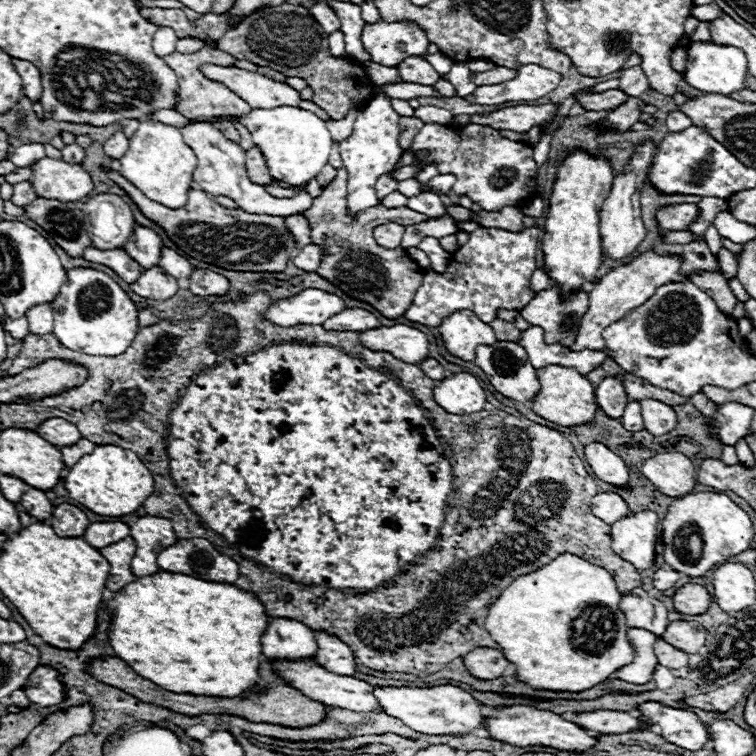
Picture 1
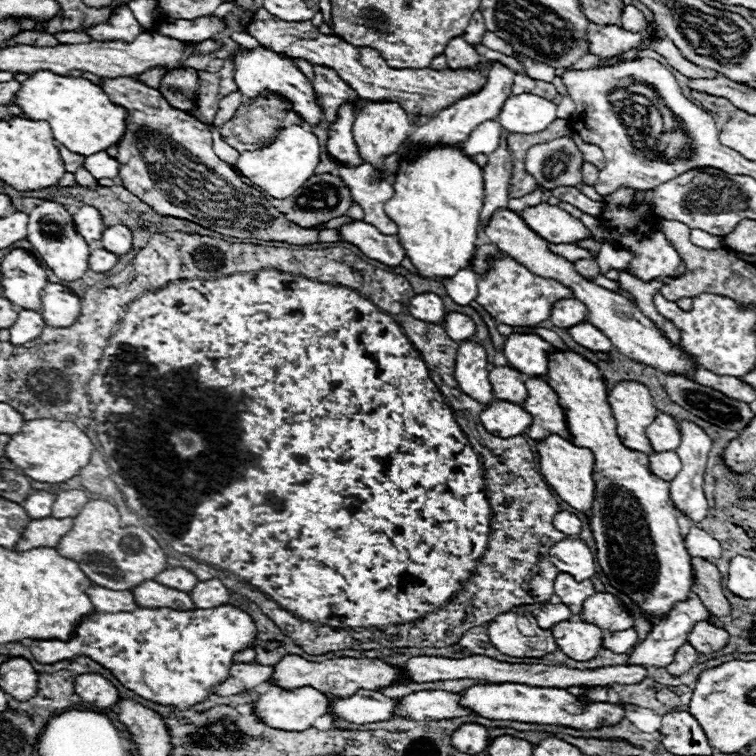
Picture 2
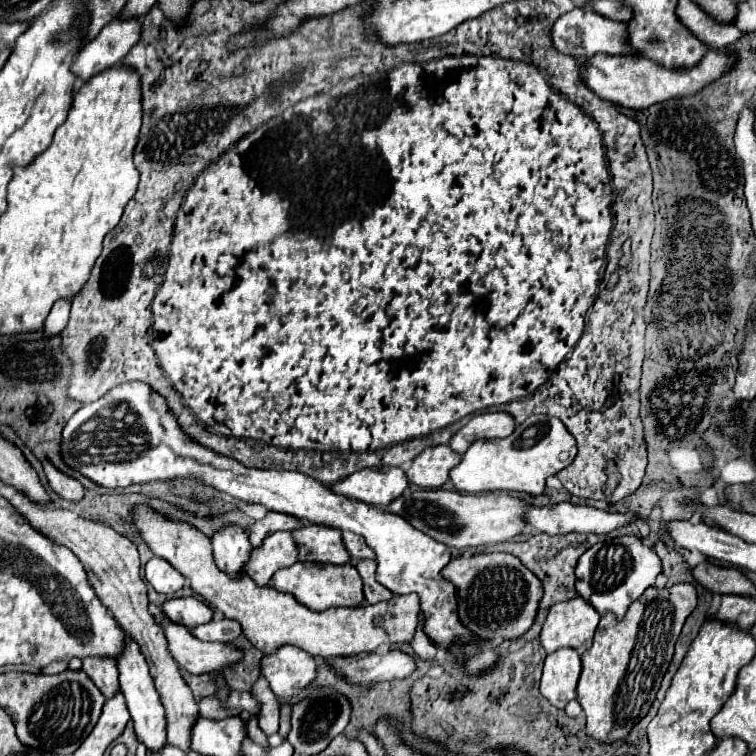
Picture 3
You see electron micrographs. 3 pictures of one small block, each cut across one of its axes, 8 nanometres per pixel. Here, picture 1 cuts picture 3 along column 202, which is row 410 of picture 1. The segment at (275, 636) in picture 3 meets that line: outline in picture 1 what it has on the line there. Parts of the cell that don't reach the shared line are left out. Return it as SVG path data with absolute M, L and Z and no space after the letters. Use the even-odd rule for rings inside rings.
M546 366L538 370L538 380L540 380L540 392L538 396L532 400L532 410L558 424L558 426L582 426L592 422L592 418L596 416L598 404L596 404L596 396L594 396L594 386L582 376L578 374L574 368L566 368L566 366Z

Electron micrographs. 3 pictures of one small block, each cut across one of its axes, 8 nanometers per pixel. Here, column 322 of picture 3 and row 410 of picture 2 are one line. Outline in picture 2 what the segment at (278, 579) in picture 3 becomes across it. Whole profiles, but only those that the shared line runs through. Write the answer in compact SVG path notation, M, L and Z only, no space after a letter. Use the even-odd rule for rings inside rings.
M556 350L550 354L546 382L558 394L558 402L566 414L572 442L576 446L592 450L594 460L596 460L594 462L596 496L594 496L592 510L590 510L590 522L592 522L590 528L592 528L592 534L596 540L598 564L600 564L602 572L606 572L608 582L616 590L626 594L634 602L634 606L638 606L650 620L664 618L676 602L688 600L688 596L692 592L690 588L694 582L692 558L686 550L684 538L680 536L680 528L676 524L676 514L674 514L674 506L670 500L668 482L656 478L650 472L648 454L626 448L622 444L622 440L618 438L616 420L614 420L614 416L610 412L610 404L606 400L608 392L606 392L604 378L592 362L588 362L584 356L580 356L576 352Z

